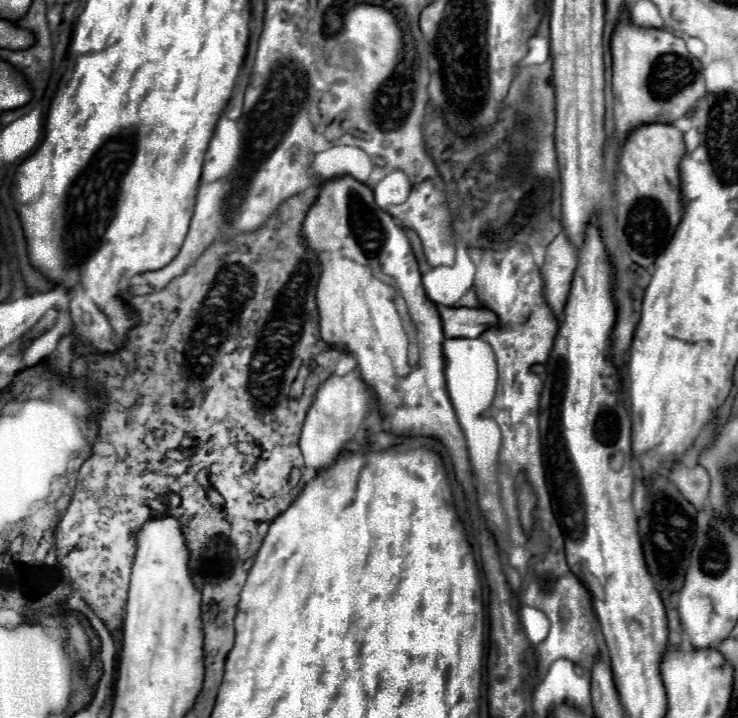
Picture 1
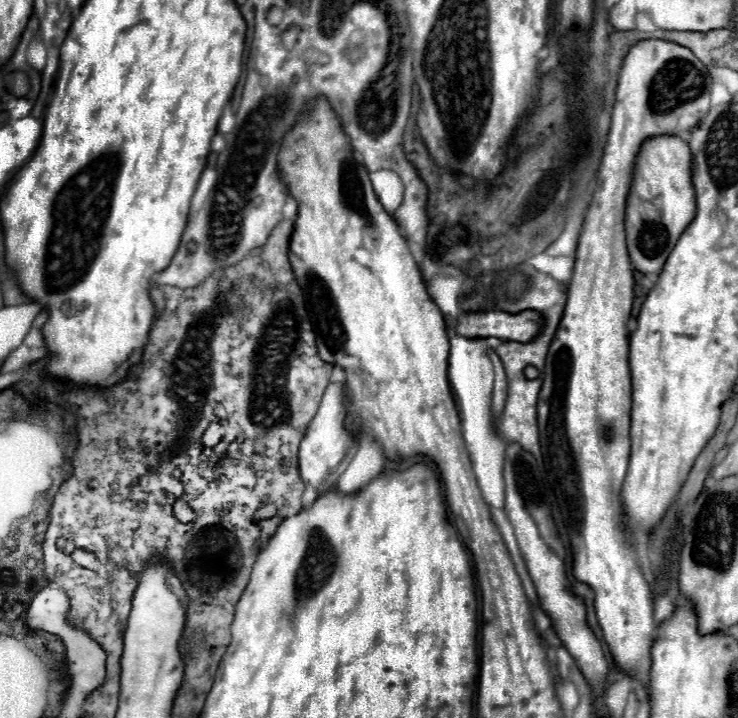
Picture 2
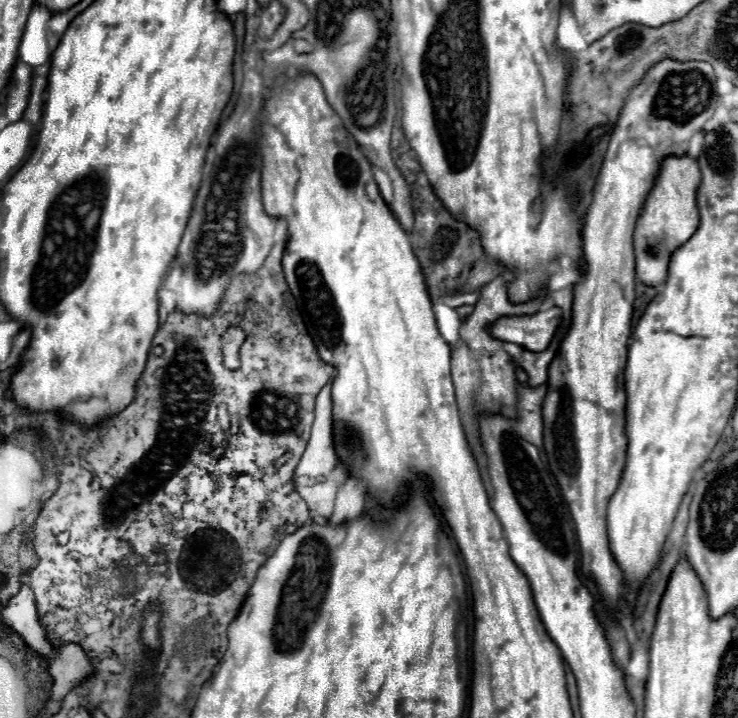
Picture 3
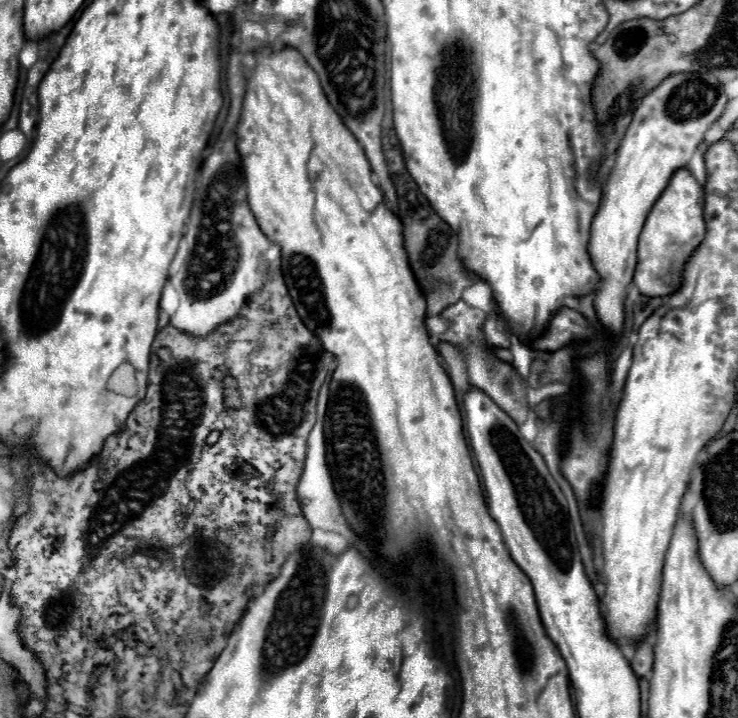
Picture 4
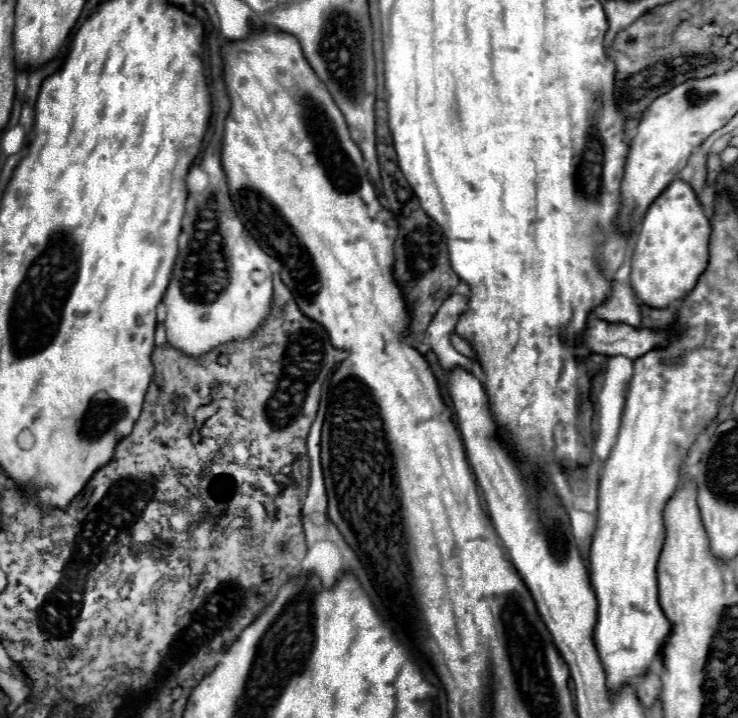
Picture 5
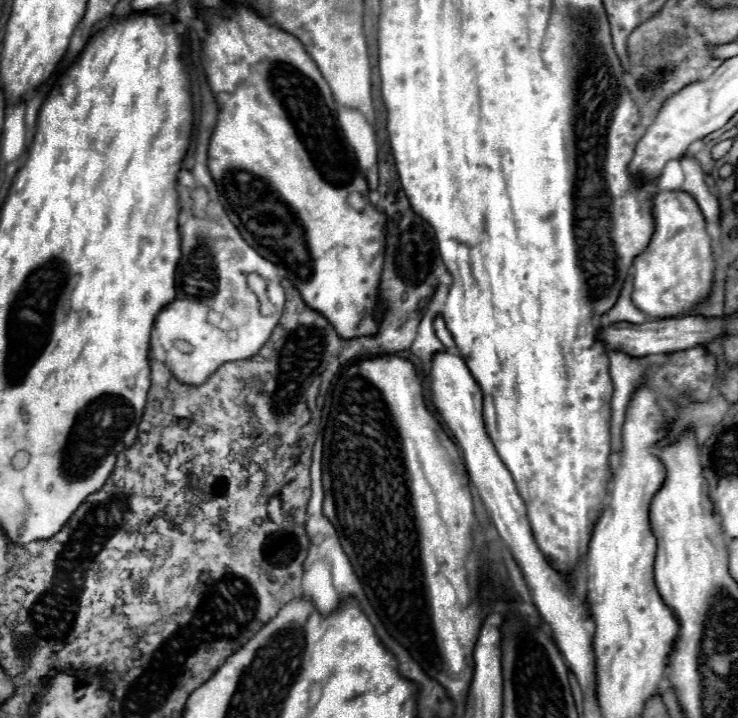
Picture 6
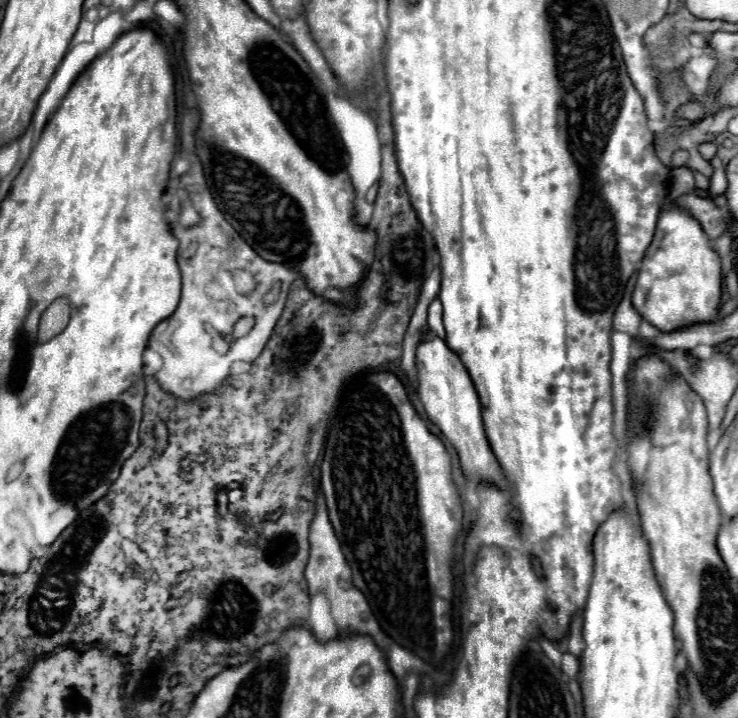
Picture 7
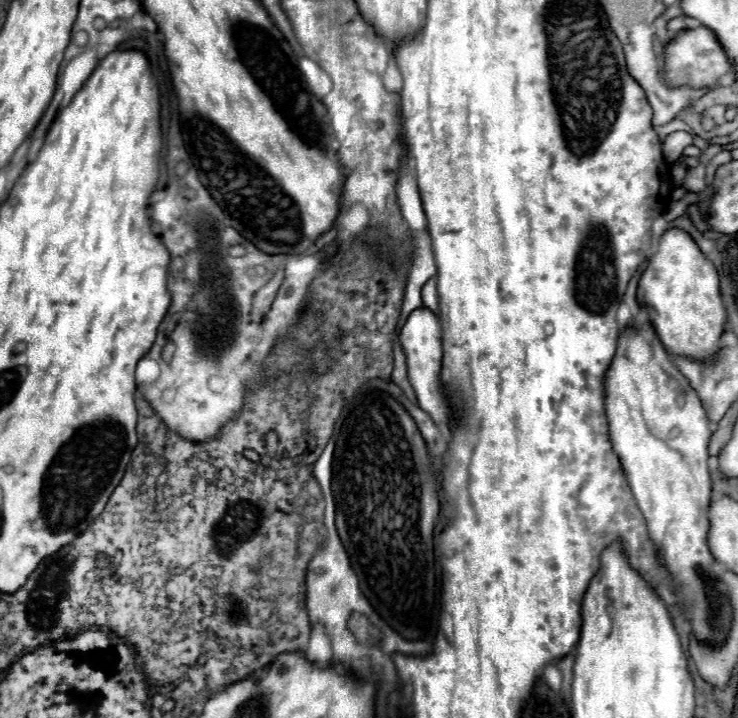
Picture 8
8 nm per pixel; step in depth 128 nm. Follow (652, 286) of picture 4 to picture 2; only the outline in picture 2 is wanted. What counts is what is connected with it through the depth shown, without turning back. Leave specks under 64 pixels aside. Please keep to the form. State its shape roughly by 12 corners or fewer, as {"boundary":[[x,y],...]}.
{"boundary":[[646,140],[626,202],[632,266],[660,274],[696,216],[692,152]]}

